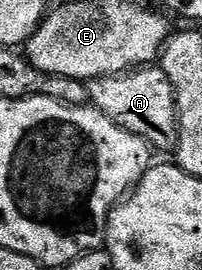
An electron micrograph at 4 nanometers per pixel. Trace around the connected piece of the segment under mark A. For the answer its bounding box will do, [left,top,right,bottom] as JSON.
[89,66,178,152]

